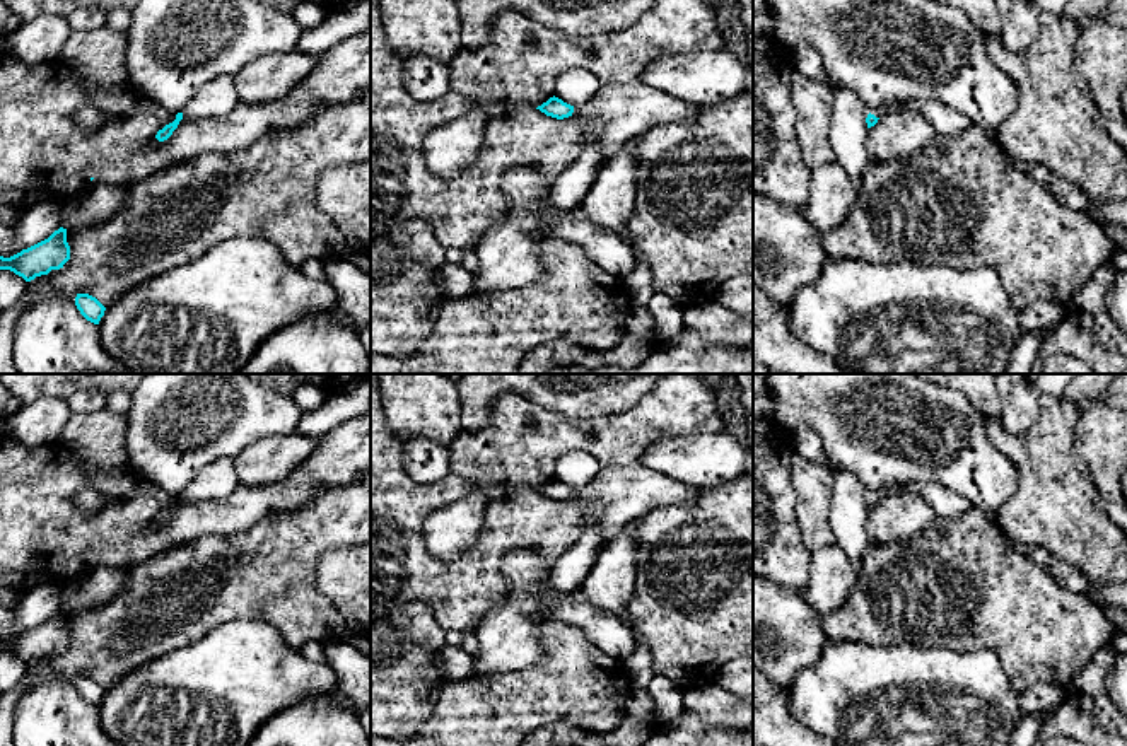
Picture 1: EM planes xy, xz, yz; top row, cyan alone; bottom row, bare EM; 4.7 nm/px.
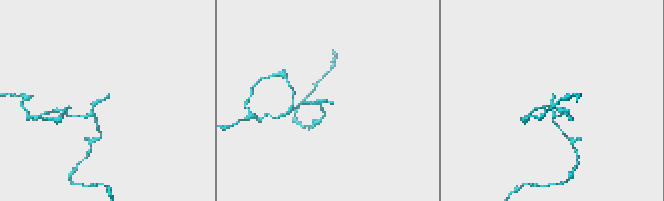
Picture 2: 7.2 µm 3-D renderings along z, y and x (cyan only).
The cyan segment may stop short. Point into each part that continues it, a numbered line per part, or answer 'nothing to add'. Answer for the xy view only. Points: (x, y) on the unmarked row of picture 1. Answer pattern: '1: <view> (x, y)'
nothing to add

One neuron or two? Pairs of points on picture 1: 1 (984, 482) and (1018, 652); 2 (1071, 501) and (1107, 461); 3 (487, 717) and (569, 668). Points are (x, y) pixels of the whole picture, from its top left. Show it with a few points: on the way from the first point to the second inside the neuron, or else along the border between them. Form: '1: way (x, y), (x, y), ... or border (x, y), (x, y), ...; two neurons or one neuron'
1: border (972, 506), (992, 516); two neurons
2: border (1076, 441), (1076, 451), (1090, 472), (1107, 516); two neurons
3: way (508, 705), (540, 695), (548, 688); one neuron

